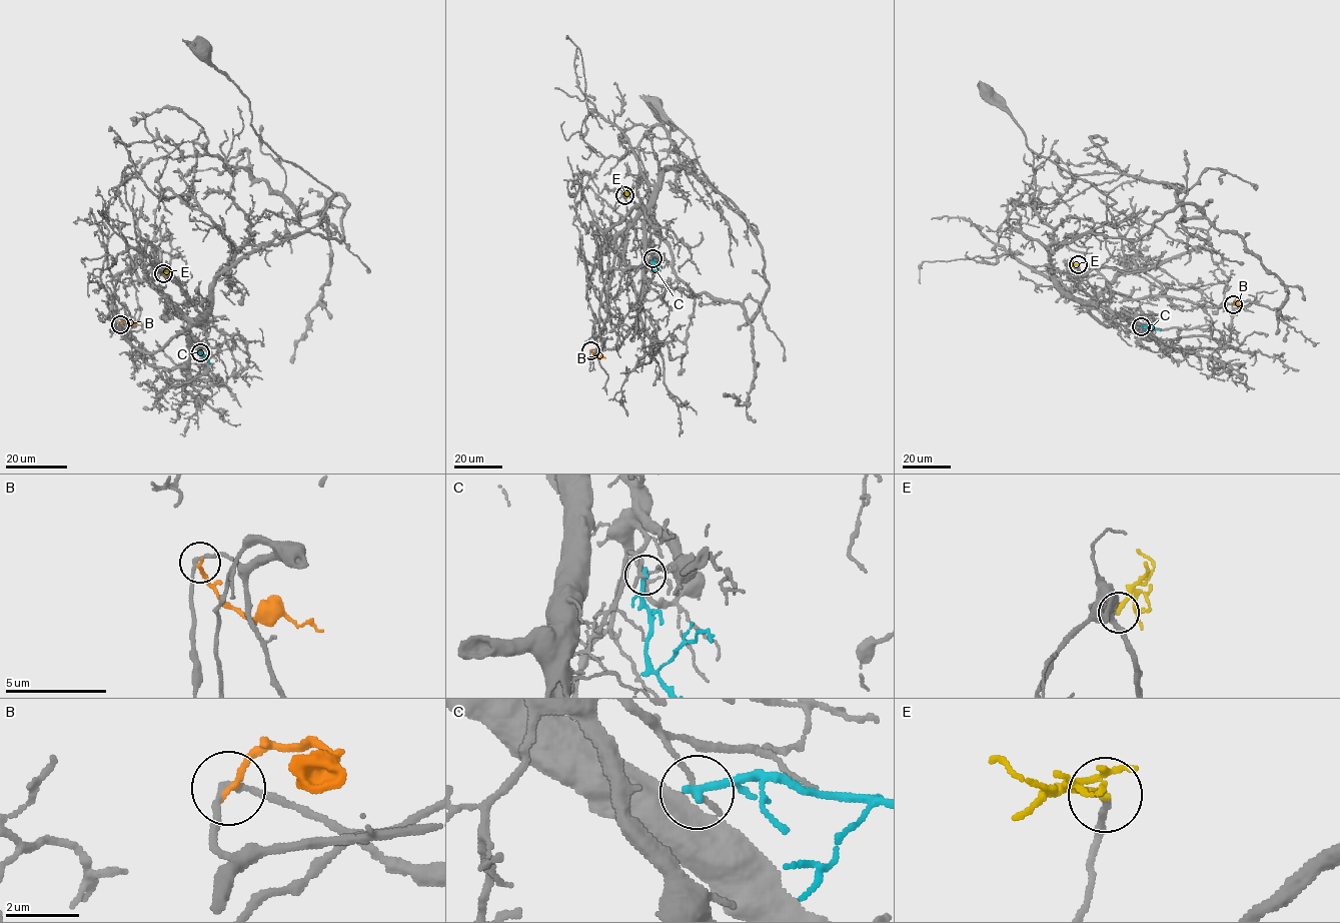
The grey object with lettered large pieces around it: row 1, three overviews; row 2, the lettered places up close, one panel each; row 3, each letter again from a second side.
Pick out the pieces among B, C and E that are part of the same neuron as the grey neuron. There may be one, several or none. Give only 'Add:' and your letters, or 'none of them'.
Add: E

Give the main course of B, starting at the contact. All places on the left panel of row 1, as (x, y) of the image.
B: (120, 323), (124, 320), (138, 324)

